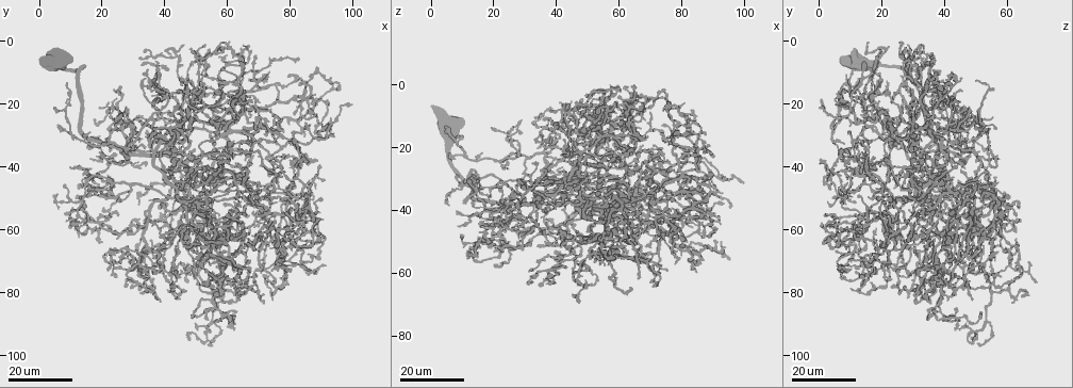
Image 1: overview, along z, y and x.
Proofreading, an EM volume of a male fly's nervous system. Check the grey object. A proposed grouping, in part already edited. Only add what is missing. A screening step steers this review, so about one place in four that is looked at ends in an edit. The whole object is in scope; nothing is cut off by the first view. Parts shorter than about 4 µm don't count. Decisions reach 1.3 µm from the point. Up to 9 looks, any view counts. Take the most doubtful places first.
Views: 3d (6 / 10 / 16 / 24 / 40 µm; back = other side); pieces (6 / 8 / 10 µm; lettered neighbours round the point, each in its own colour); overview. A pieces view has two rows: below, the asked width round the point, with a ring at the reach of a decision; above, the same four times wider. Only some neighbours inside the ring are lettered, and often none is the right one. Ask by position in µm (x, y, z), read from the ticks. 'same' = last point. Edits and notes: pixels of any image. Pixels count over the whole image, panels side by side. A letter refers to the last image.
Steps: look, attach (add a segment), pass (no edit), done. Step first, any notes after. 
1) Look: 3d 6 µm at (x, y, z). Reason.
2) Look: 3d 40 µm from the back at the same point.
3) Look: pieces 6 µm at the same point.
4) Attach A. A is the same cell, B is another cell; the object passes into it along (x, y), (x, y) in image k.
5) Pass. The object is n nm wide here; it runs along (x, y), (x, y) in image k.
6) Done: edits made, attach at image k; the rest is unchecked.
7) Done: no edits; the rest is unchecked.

Look: 3d 16 µm at (95, 15, 55). An open end.

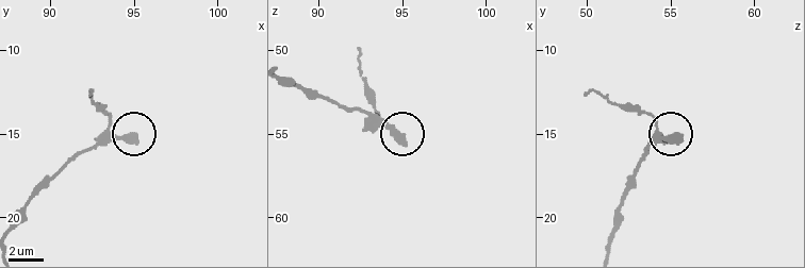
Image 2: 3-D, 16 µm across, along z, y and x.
Look: pieces 8 µm at (95.0, 15.4, 55.4).

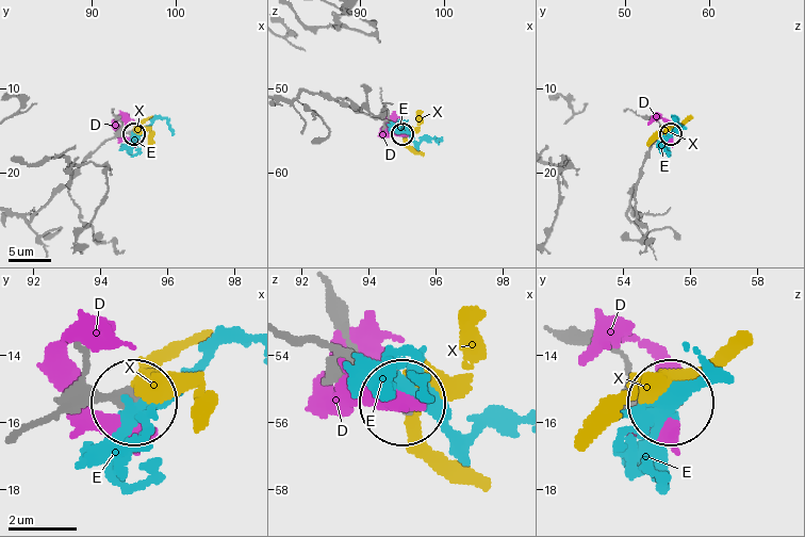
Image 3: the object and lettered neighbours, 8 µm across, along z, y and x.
Pass. The object is 450 nm wide here; D, E and X are other cells; it runs along (26, 430), (112, 396), (134, 403) in image 3; no lettered segment goes on from it.

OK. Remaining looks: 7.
Look: 3d 24 µm at (88, 21, 43). Branch stops here.

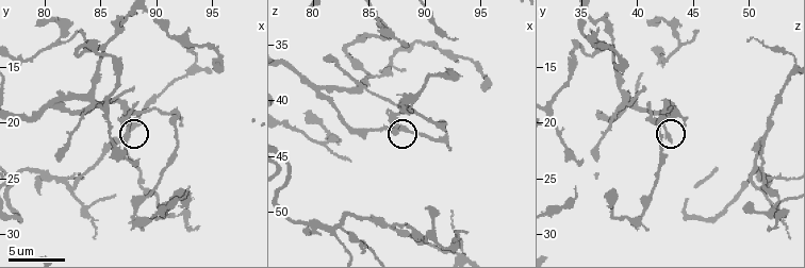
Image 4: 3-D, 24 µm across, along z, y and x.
Look: pieces 10 µm at (87.2, 21.6, 43.0).

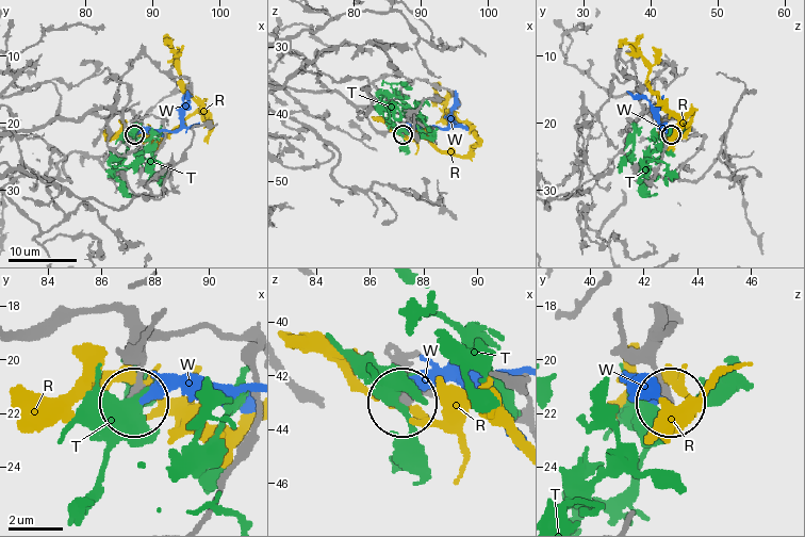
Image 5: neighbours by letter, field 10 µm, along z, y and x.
Pass. The object is 280 nm wide here; R, T and W are other cells; no lettered segment goes on from it.

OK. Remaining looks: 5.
Look: 3d 24 µm at (21, 56, 37).

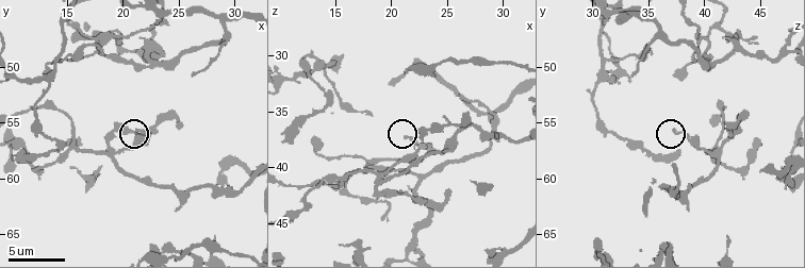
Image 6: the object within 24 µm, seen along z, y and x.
Look: pieces 10 µm at (21.2, 55.4, 37.4).

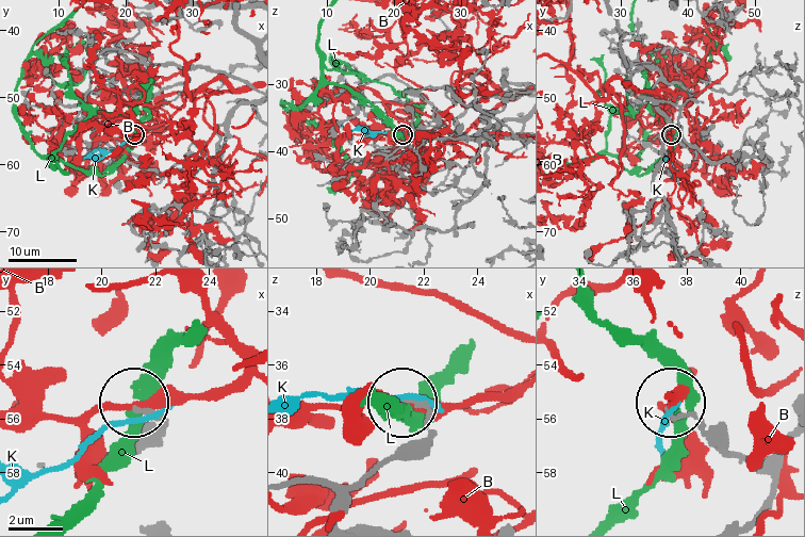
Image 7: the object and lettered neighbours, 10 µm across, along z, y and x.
Pass. B, K and L are other cells; none of them fits.

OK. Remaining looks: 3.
Look: 3d 24 µm at (65, 21, 1). Free end.

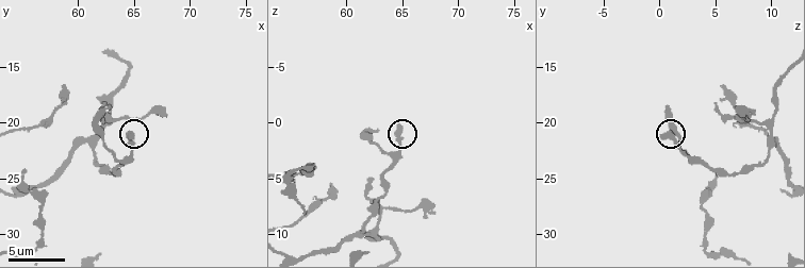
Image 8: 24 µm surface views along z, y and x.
Look: pieces 10 µm at (65.0, 21.2, 0.4).

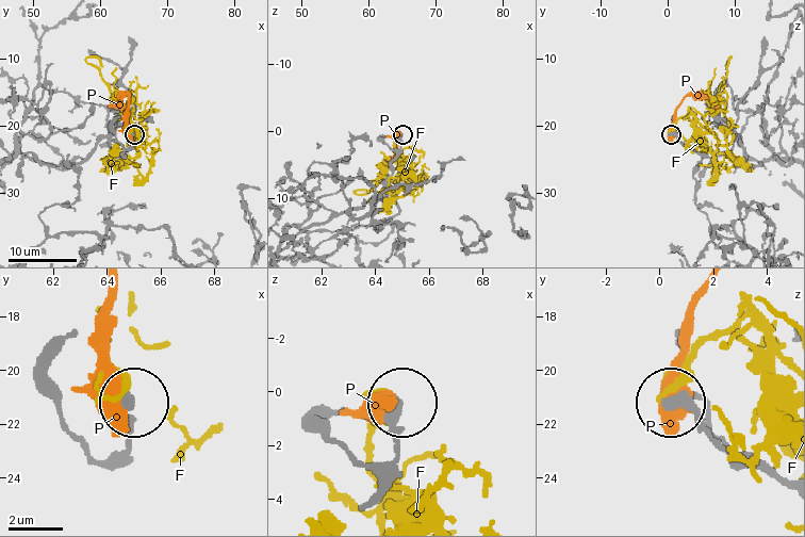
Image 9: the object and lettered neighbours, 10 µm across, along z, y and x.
Pass. F and P are other cells; it runs along (79, 162), (103, 137), (122, 158), (132, 134) in image 9; none of them fits.

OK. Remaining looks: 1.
Done: no edits; the rest is unchecked.

